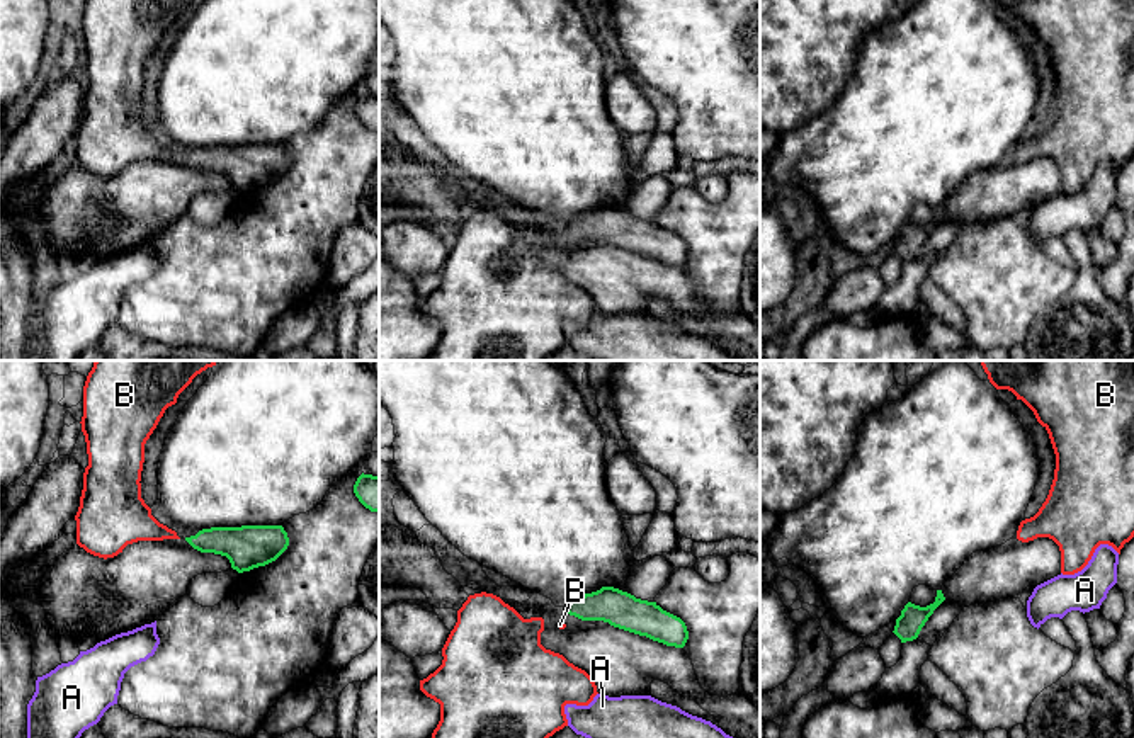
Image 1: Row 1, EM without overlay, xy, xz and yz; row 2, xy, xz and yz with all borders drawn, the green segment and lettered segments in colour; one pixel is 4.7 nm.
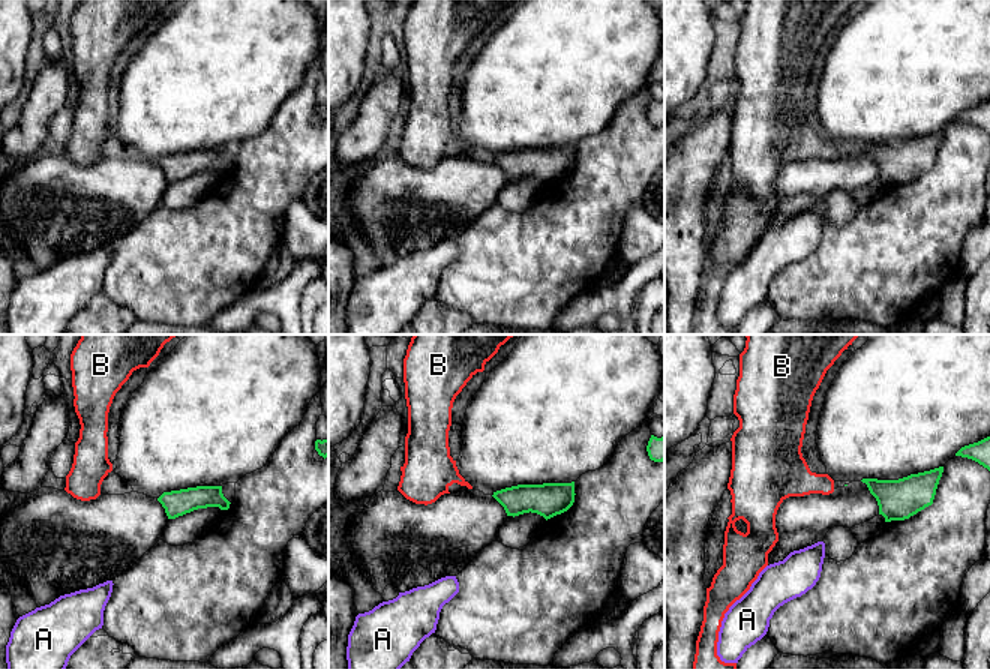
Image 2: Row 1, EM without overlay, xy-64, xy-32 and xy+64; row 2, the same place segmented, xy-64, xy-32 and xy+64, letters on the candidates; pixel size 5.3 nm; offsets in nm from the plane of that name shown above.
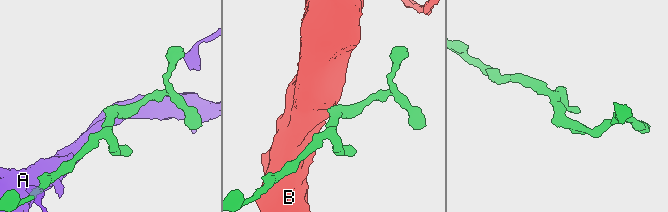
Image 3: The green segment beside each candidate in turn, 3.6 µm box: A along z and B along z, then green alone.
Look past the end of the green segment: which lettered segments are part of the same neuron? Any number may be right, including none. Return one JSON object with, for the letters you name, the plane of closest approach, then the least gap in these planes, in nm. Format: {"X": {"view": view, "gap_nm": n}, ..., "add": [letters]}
{"B": {"view": "xy", "gap_nm": 30}, "add": ["B"]}

